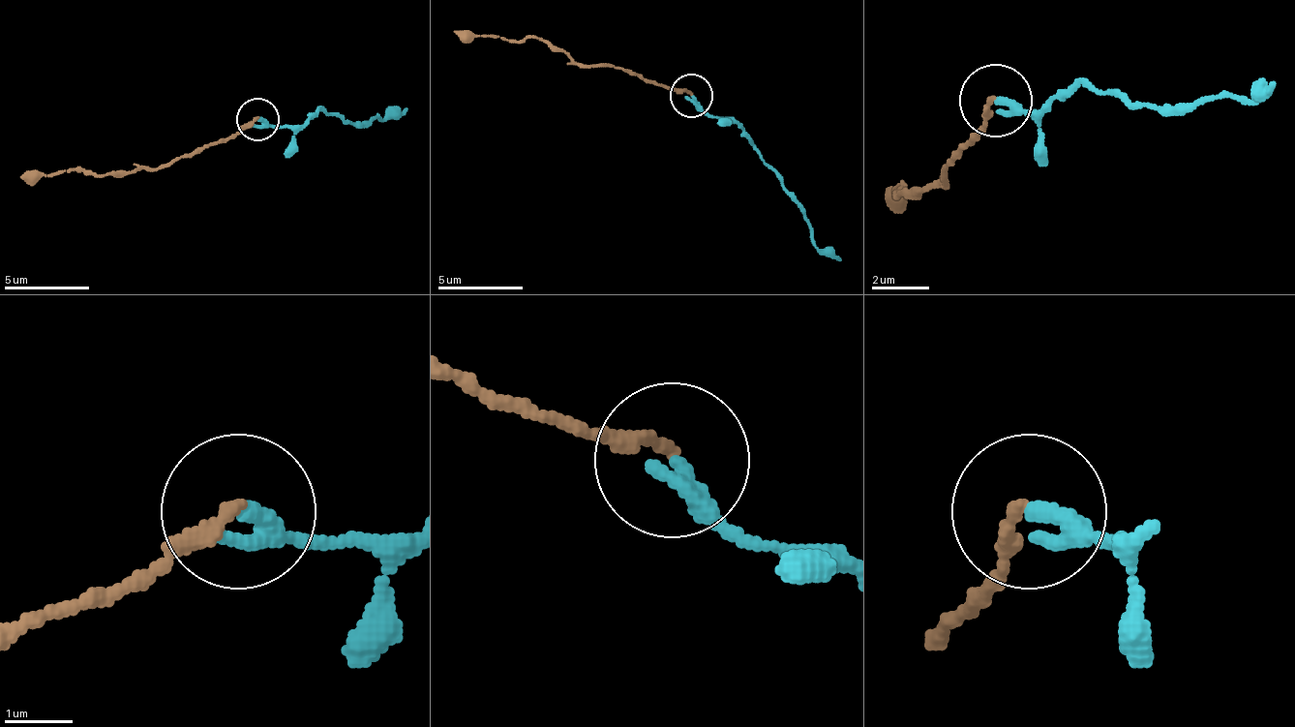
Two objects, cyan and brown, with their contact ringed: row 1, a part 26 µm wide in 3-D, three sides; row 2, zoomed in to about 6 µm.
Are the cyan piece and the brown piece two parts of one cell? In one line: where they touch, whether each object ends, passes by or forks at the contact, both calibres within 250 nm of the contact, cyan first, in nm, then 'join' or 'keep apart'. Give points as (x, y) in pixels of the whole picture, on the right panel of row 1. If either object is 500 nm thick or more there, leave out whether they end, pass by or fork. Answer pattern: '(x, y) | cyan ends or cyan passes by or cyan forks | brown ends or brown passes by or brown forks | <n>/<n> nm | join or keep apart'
(996, 101) | cyan passes by | brown ends | 200/200 nm | keep apart

